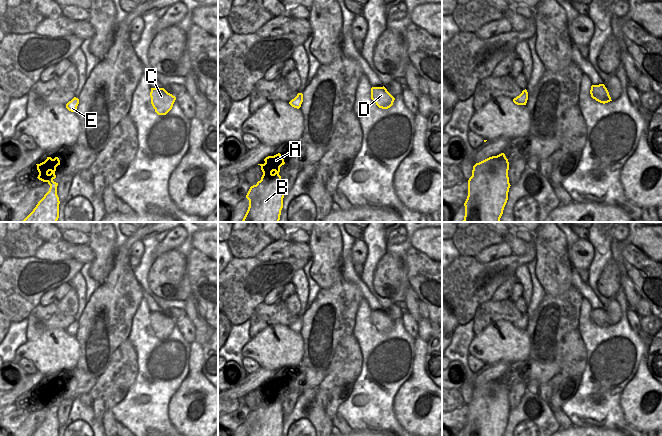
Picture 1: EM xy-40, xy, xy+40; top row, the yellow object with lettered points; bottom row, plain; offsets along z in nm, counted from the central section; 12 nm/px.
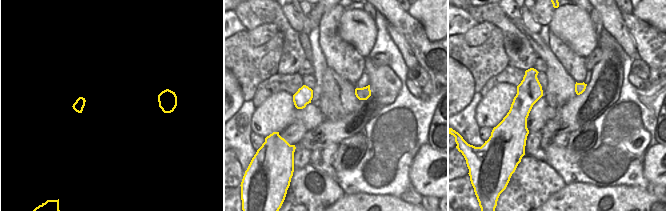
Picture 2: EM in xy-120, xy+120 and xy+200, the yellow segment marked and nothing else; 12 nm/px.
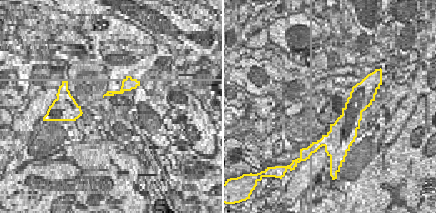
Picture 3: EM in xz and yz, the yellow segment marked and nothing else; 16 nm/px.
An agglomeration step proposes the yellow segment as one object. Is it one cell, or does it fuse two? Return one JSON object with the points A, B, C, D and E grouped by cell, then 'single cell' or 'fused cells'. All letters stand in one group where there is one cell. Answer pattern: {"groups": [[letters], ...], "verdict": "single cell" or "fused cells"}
{"groups": [["A", "B", "C", "D", "E"]], "verdict": "single cell"}

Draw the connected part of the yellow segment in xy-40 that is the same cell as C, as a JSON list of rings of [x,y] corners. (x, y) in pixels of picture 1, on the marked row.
[[[151,88],[151,104],[158,115],[166,115],[173,107],[176,97],[164,88]]]

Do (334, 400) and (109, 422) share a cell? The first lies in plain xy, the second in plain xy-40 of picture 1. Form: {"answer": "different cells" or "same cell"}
{"answer": "same cell"}

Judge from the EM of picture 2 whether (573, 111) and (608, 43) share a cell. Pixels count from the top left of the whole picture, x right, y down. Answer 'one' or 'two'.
one

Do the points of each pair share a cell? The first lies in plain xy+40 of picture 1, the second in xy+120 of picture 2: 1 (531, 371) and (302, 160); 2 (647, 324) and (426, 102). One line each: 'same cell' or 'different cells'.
1: different cells
2: different cells

